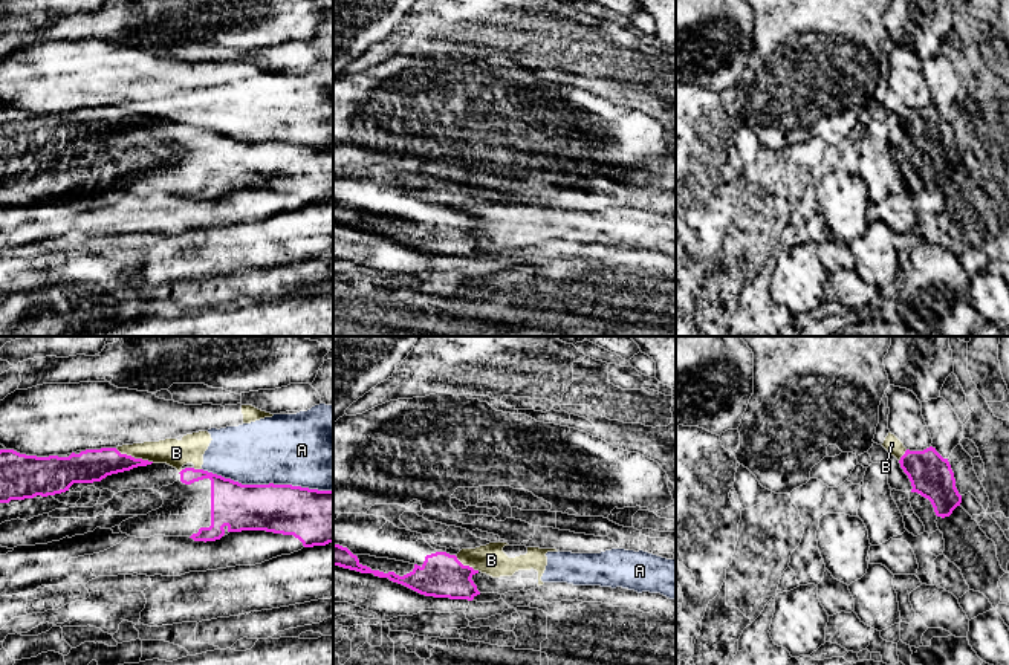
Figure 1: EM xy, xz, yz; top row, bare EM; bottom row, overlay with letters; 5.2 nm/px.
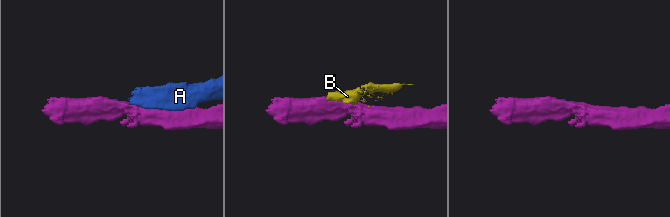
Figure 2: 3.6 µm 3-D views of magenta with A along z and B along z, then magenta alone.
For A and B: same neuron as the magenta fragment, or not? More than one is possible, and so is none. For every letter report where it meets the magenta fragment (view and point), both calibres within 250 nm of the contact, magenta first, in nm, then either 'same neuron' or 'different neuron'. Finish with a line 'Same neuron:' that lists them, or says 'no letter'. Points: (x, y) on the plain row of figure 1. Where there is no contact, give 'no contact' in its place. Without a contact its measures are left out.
A: meets magenta in xy at (269, 141); 260 nm thick on the magenta side, 380 nm on the other; different neuron
B: meets magenta in xy at (133, 115); 180 nm thick on the magenta side, 140 nm on the other; different neuron
Same neuron: no letter

